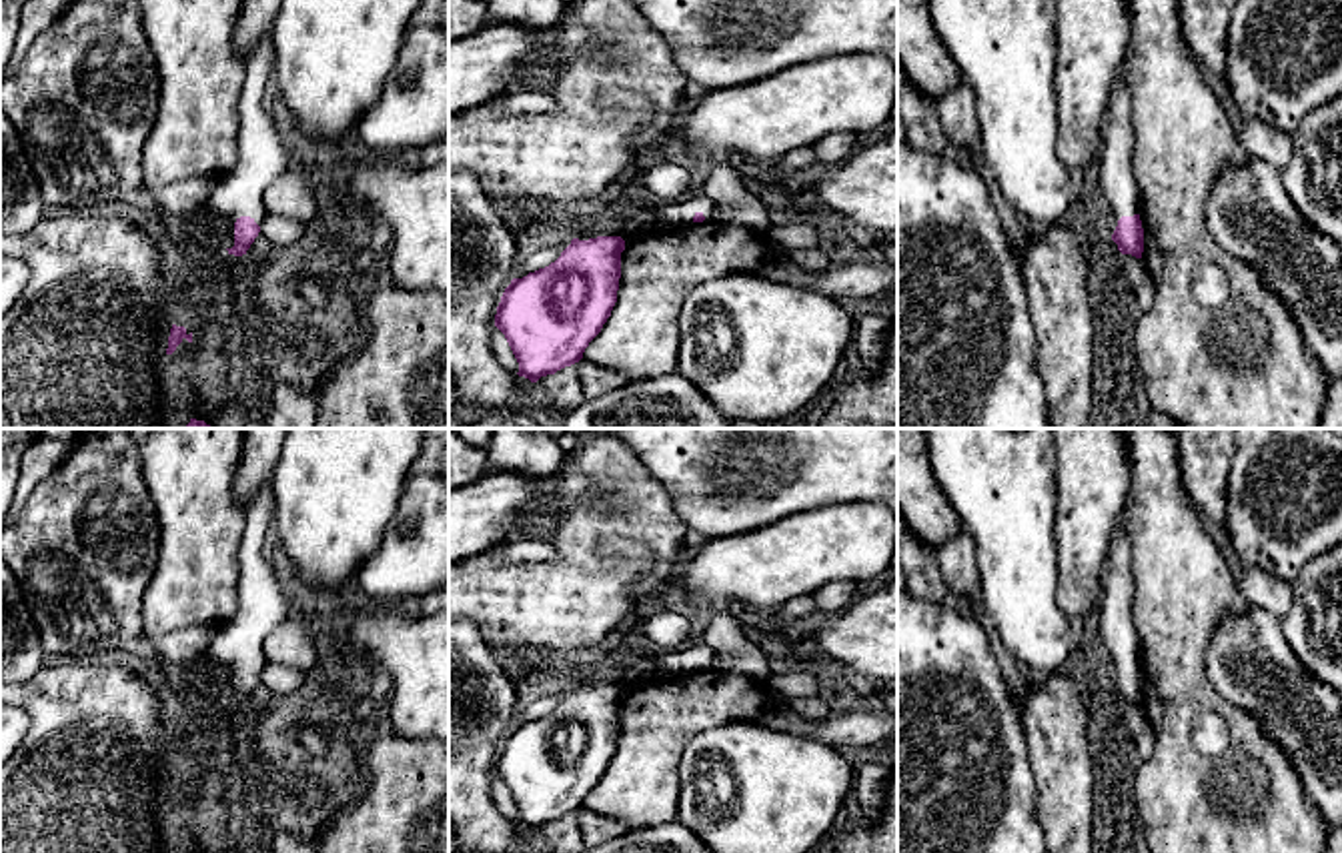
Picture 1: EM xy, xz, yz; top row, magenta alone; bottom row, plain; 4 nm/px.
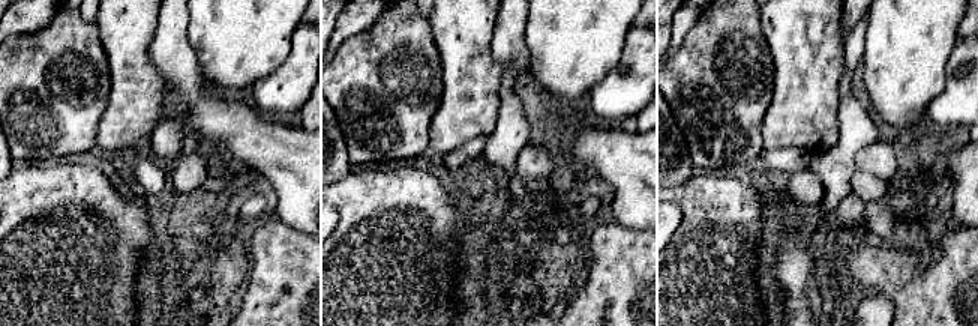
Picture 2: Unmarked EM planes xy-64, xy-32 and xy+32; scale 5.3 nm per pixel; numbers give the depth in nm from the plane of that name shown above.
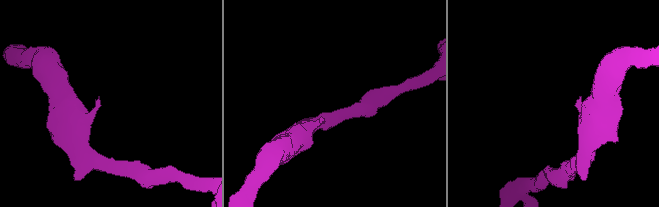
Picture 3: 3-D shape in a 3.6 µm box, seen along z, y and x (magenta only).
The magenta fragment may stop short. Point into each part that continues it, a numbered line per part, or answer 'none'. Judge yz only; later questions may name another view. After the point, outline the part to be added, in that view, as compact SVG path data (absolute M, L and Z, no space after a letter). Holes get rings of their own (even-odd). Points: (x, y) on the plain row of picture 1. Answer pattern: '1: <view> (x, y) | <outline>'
1: yz (1116, 623) | M1118 519L1112 549L1102 575L1100 635L1102 657L1114 683L1122 665L1140 663L1140 637L1134 621L1134 581L1130 573L1132 547Z

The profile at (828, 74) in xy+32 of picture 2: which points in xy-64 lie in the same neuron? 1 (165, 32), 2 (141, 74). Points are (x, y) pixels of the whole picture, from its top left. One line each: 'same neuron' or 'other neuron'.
1: other neuron
2: same neuron

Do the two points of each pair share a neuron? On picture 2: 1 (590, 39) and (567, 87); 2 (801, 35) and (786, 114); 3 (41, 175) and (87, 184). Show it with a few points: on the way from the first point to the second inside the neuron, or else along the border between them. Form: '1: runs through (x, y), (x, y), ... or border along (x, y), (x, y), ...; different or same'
1: runs through (578, 51), (567, 62), (567, 75); same
2: runs through (801, 54), (801, 95); same
3: runs through (53, 184), (75, 184); same

